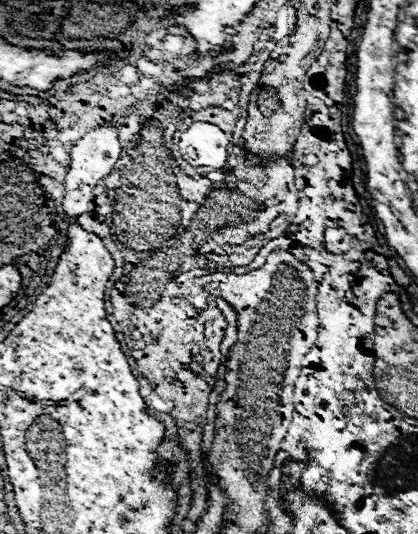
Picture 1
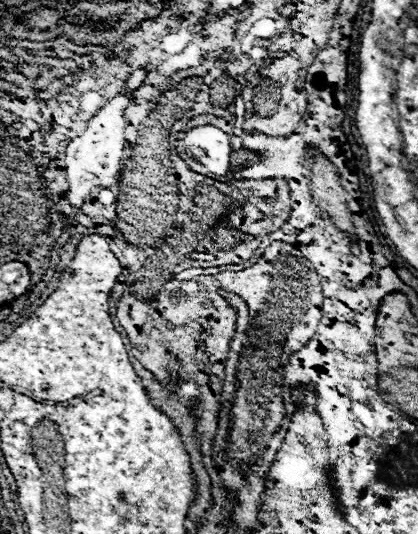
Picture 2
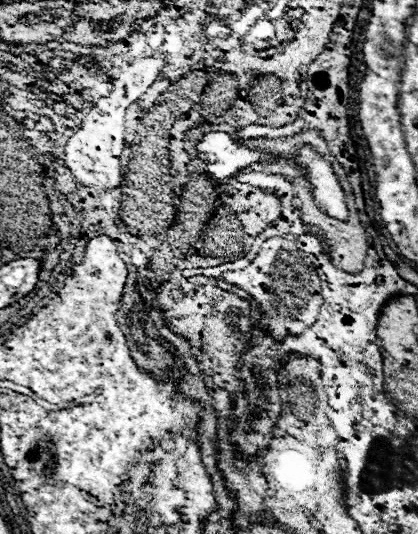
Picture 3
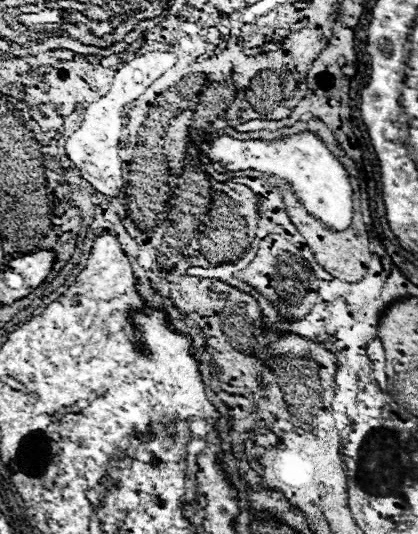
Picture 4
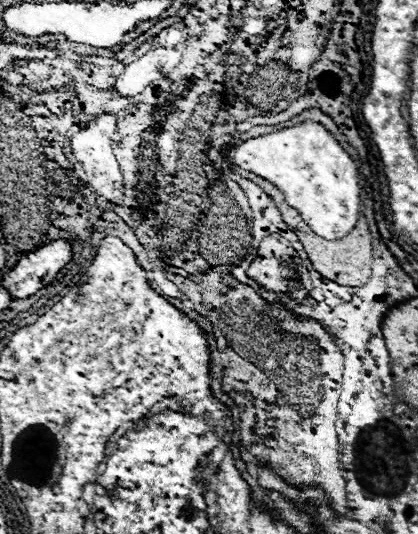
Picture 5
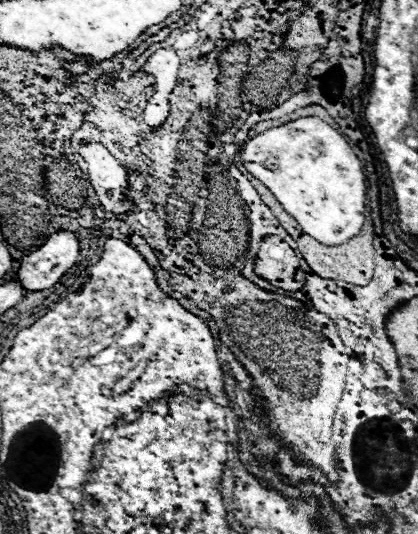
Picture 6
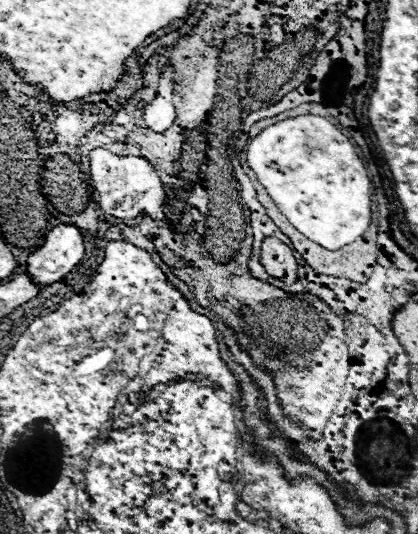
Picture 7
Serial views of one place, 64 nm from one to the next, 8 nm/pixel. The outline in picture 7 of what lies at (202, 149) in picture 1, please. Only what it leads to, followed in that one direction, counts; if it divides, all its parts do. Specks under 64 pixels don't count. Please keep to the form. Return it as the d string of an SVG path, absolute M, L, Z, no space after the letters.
M304 114L262 130L248 146L248 166L290 224L316 244L336 250L358 240L372 224L368 172L348 136L322 116Z

